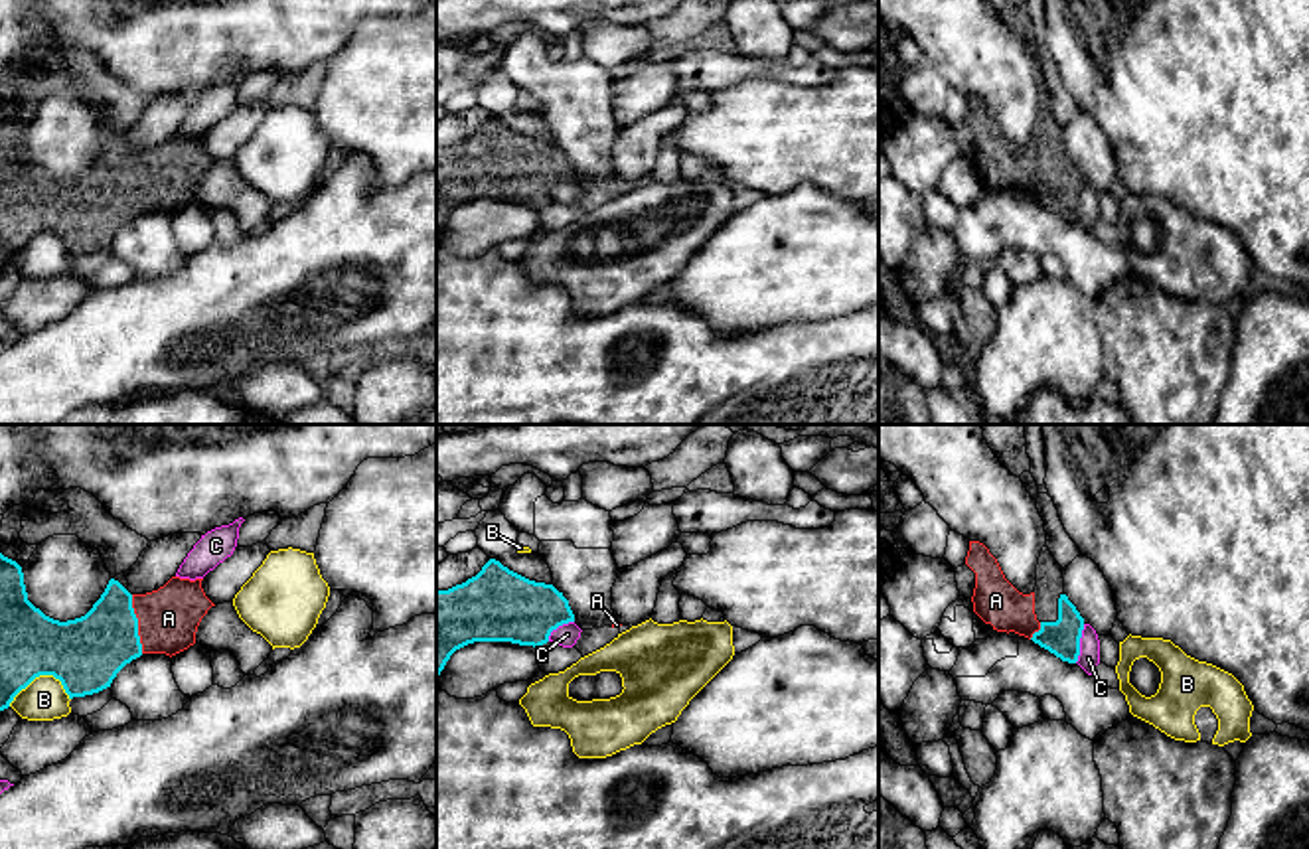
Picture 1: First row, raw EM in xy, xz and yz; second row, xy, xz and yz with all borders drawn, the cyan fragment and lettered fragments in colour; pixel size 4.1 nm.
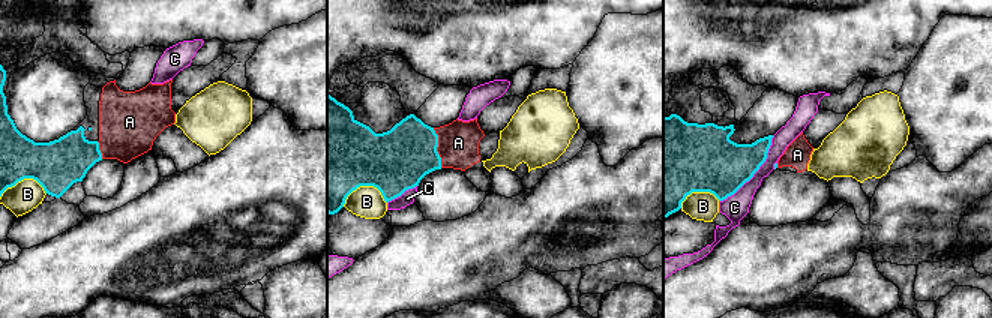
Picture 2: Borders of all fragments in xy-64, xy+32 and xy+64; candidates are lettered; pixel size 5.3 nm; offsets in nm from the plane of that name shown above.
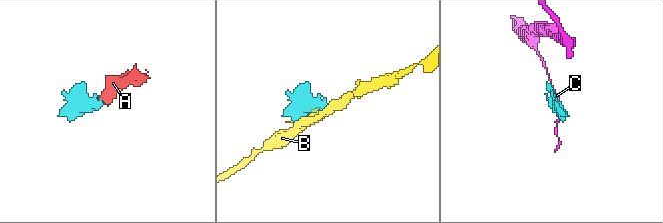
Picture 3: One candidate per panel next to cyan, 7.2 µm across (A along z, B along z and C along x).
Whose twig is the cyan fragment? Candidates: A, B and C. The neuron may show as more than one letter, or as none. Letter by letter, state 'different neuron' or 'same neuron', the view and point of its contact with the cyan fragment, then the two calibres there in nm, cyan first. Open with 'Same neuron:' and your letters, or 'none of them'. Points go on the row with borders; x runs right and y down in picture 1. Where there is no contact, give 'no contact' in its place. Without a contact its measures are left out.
Same neuron: A
A: same neuron; meets cyan in xy at (137, 624); 300 nm thick on the cyan side, 240 nm on the other
B: different neuron; meets cyan in xy at (40, 674); 300 nm thick on the cyan side, 180 nm on the other
C: different neuron; meets cyan in yz at (1078, 644); 140 nm thick on the cyan side, 90 nm on the other

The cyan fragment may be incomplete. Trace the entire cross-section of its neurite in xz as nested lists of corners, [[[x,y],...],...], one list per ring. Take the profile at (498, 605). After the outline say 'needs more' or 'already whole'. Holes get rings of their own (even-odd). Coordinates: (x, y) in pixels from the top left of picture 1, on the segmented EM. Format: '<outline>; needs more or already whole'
[[[490,559],[466,582],[436,590],[436,677],[450,656],[468,644],[511,642],[539,648],[553,630],[569,622],[575,622],[575,614],[563,592]]]; already whole

